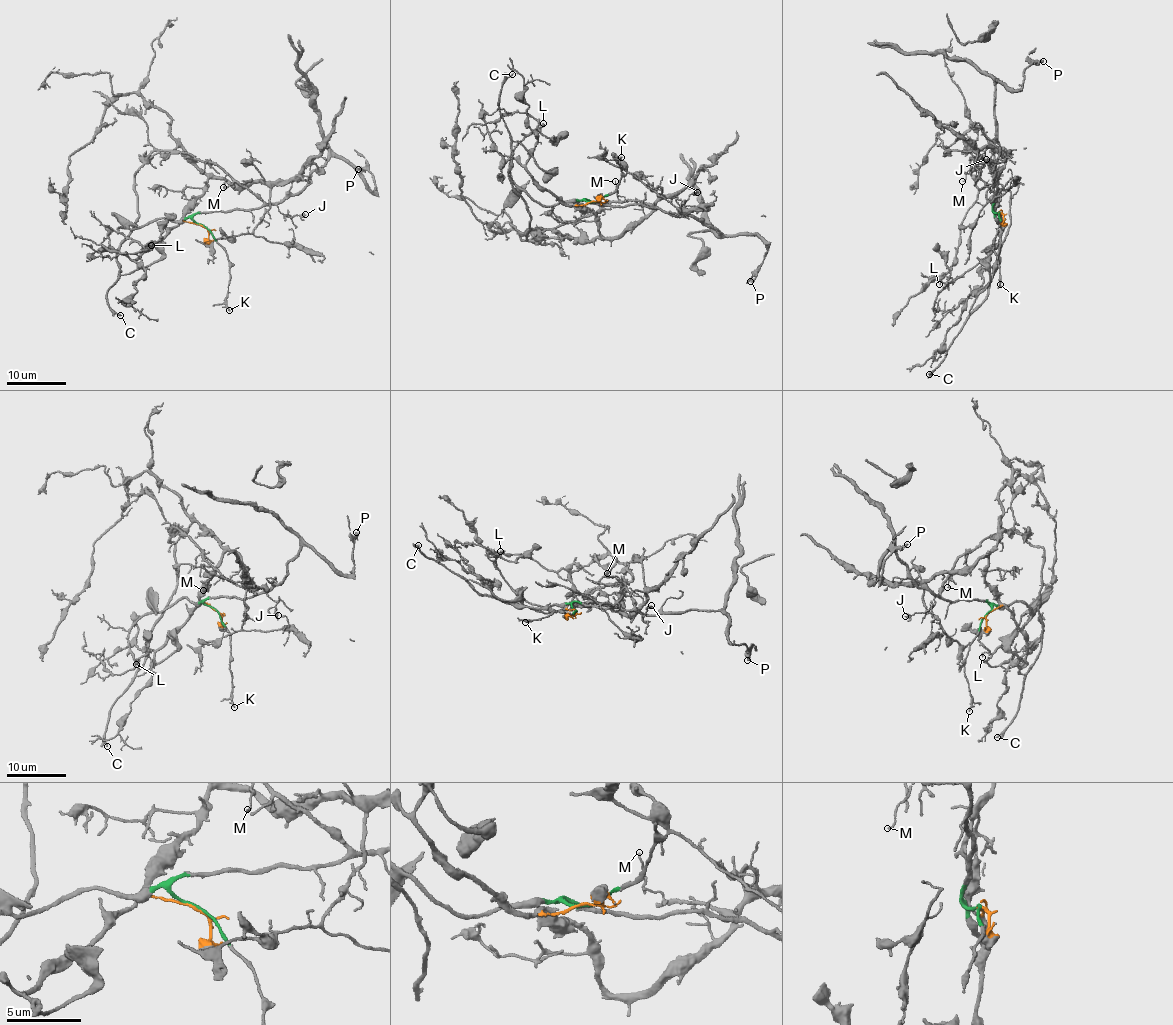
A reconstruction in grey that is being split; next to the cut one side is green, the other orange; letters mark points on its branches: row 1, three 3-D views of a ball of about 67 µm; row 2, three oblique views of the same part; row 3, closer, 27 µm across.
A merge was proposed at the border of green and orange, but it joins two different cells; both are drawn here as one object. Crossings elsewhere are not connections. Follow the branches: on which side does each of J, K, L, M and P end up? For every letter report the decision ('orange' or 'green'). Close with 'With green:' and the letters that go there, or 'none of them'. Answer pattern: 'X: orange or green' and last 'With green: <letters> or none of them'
J: green
K: green
L: green
M: green
P: green
With green: J, K, L, M, P

